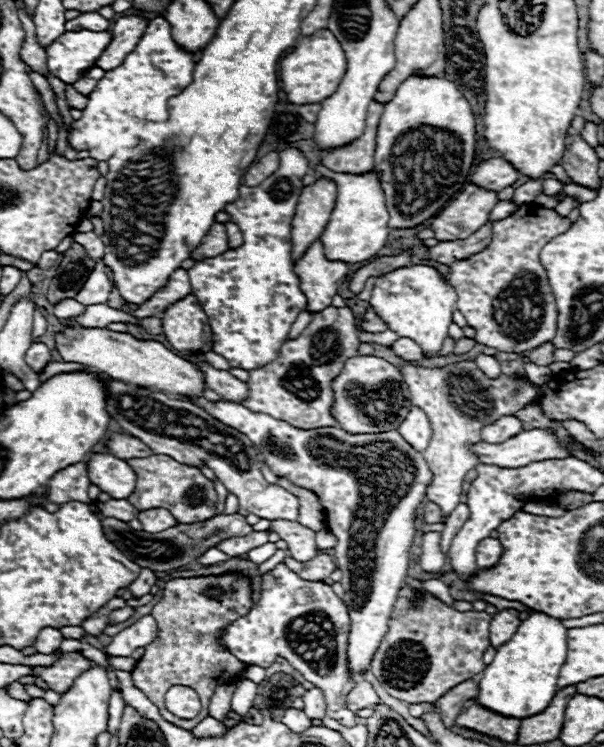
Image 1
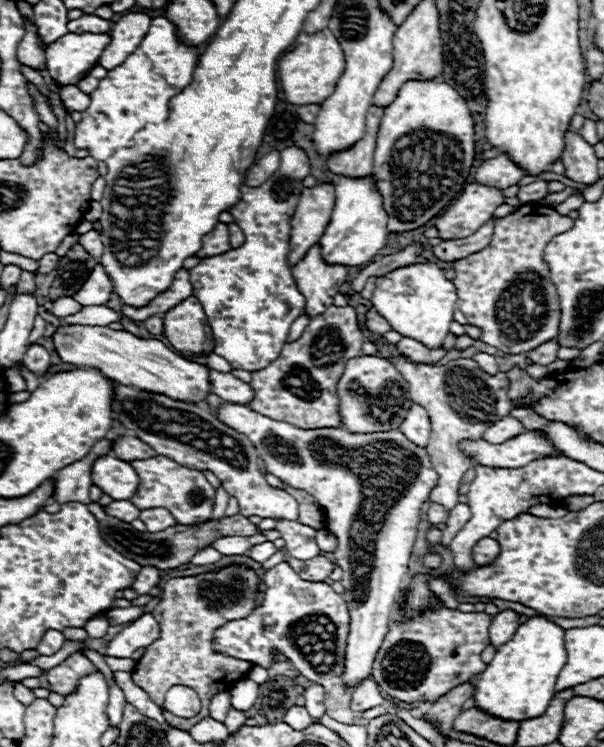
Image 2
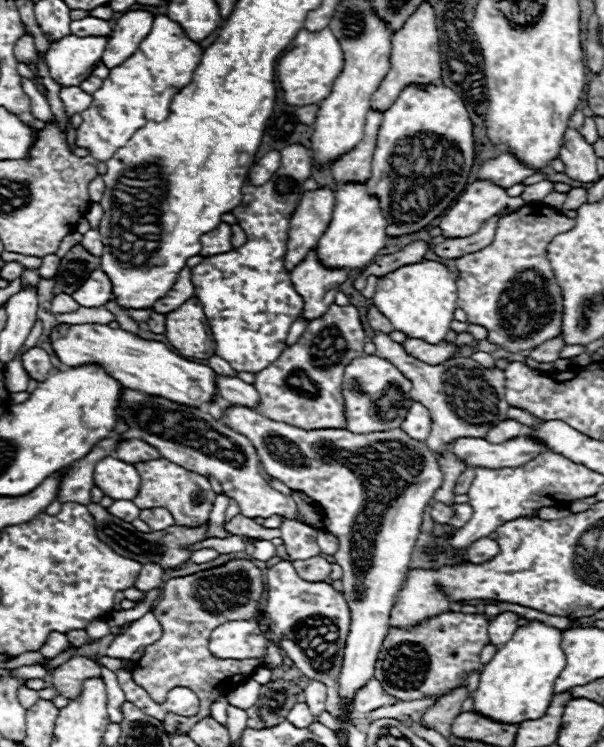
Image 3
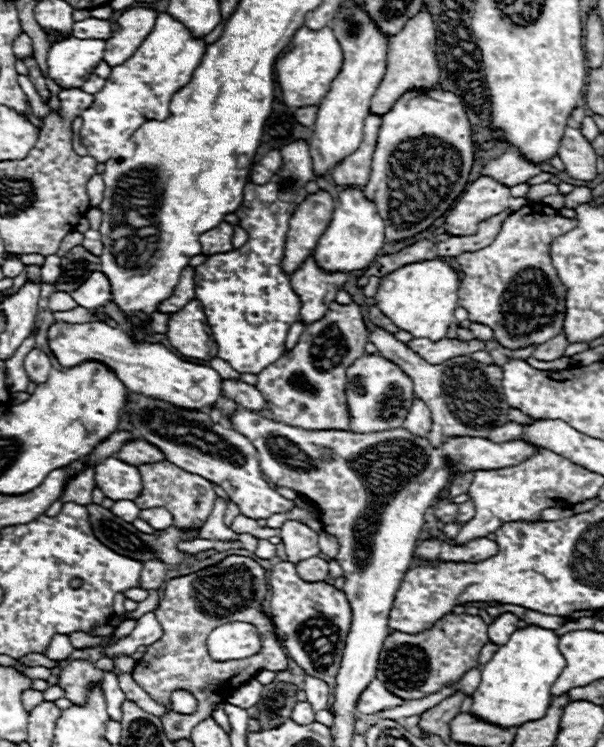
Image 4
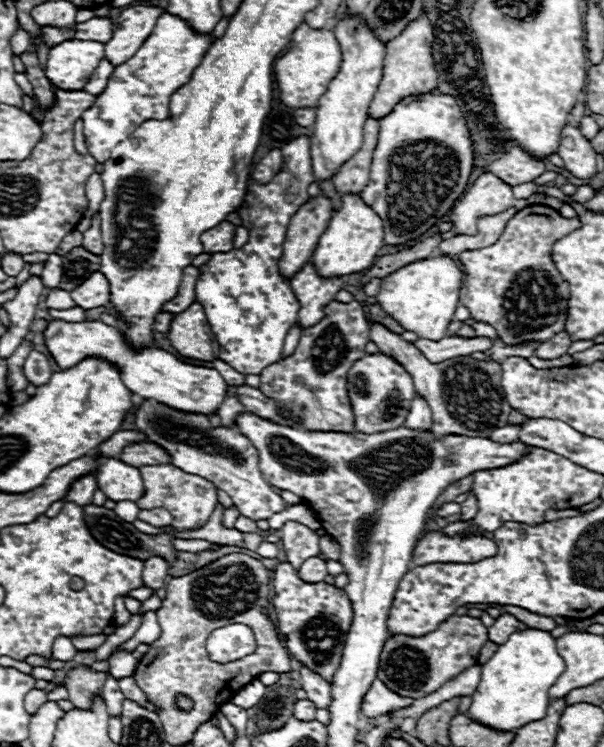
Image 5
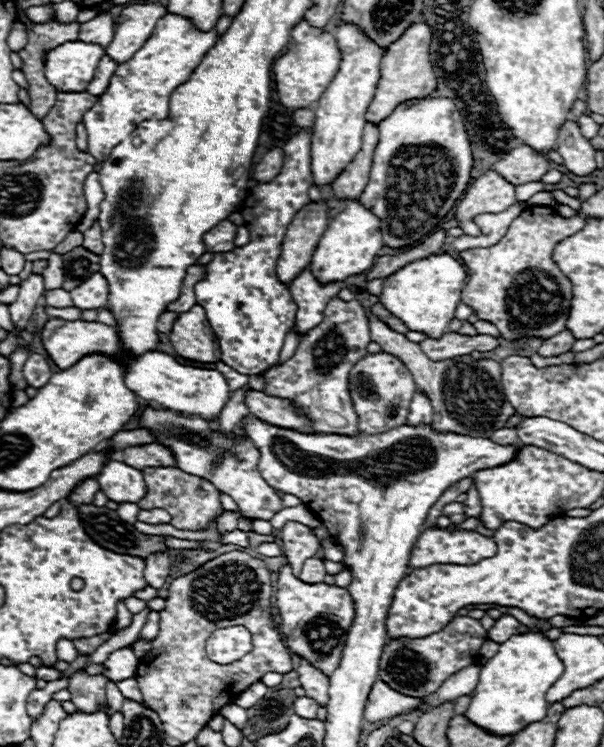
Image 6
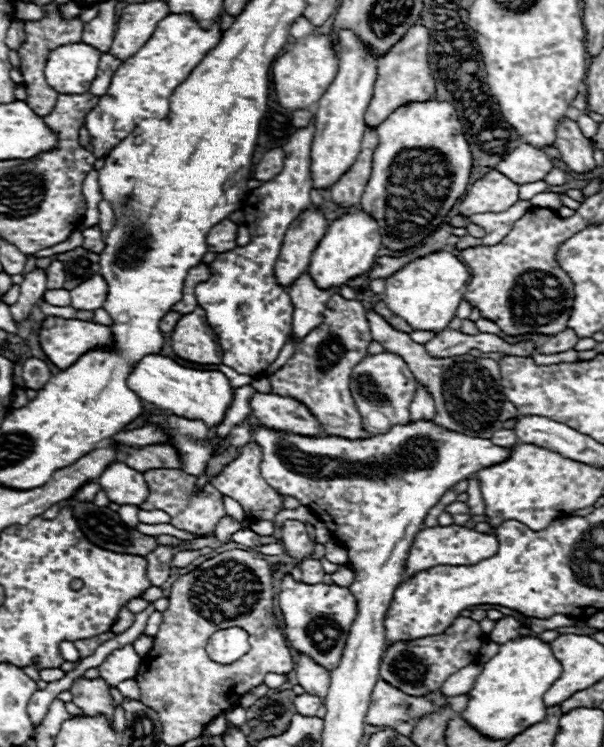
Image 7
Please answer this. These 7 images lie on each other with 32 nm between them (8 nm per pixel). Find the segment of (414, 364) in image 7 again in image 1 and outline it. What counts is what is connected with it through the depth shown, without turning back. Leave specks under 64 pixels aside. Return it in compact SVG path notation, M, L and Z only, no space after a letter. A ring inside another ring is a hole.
M460 360L444 368L424 368L408 364L402 366L400 372L406 378L410 390L410 402L414 406L420 406L430 418L432 438L426 448L426 460L430 464L430 470L434 472L434 482L428 490L428 500L442 506L442 512L448 516L460 504L464 474L478 464L478 458L468 450L468 444L478 442L482 428L490 422L514 414L516 410L530 404L536 396L536 390L534 386L526 384L516 396L512 396L512 390L514 386L518 386L518 382L514 382L506 374L500 374L494 380L486 378L476 362L470 360Z

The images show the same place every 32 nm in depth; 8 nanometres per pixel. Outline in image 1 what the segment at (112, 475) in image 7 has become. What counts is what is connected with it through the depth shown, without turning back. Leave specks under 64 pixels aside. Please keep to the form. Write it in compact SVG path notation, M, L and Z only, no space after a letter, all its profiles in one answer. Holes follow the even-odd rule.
M92 454L88 464L90 482L112 498L128 498L134 492L136 474L126 460L112 454Z

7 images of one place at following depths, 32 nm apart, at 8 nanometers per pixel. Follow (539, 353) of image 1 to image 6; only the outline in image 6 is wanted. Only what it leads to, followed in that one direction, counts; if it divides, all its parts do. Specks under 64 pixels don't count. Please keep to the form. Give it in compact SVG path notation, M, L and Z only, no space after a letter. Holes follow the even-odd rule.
M564 330L552 338L548 338L540 348L538 348L538 354L540 356L558 356L558 354L564 354L572 348L572 344L576 342L574 334L570 330Z

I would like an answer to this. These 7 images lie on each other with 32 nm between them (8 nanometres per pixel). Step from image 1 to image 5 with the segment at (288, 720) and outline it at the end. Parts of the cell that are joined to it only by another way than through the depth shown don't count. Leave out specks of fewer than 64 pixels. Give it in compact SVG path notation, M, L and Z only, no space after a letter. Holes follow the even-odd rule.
M296 700L294 704L294 716L296 718L304 718L304 720L314 720L316 714L316 706L310 700Z

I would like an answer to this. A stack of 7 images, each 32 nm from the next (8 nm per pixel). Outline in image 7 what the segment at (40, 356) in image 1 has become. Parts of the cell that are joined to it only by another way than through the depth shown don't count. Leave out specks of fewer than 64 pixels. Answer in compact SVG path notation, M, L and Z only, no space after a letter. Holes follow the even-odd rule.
M30 358L24 362L24 368L22 368L22 378L24 378L24 384L26 388L32 388L32 390L42 390L44 384L50 380L50 370L46 366L46 362L38 360L38 358Z

